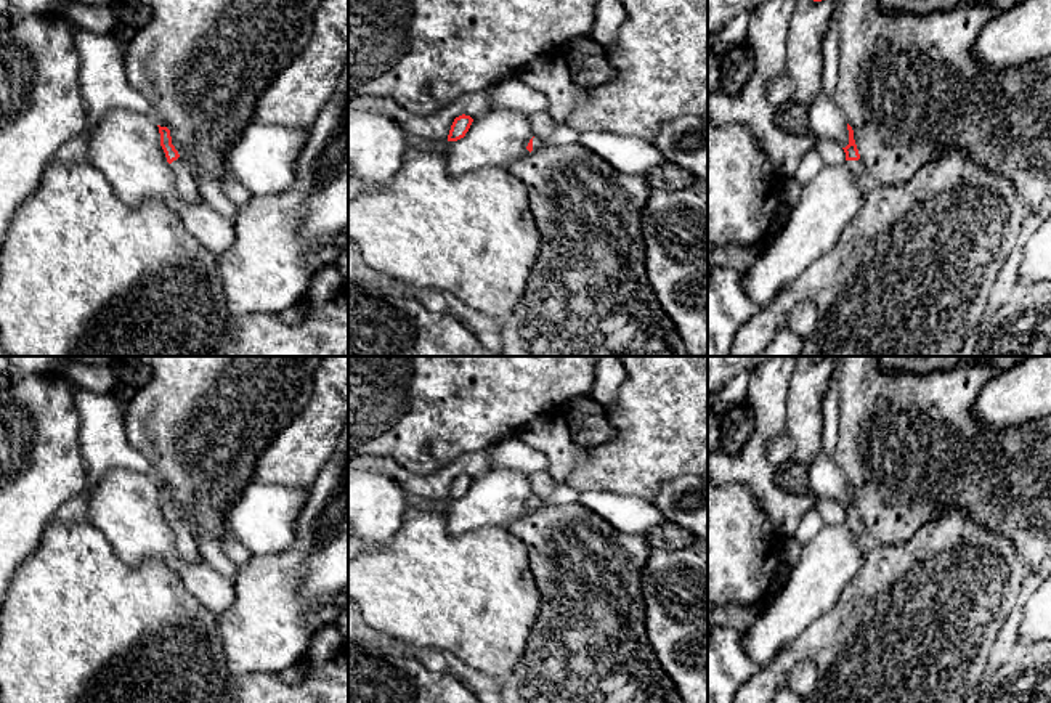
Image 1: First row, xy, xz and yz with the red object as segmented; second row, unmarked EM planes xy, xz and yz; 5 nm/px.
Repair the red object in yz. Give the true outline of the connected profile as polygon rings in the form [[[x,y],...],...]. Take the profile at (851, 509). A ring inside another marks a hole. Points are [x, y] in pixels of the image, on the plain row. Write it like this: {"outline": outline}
{"outline": [[[847,483],[847,490],[849,490],[849,504],[842,509],[846,512],[846,522],[849,528],[858,536],[860,531],[863,530],[863,523],[860,520],[860,514],[854,499],[854,490],[849,483]]]}

